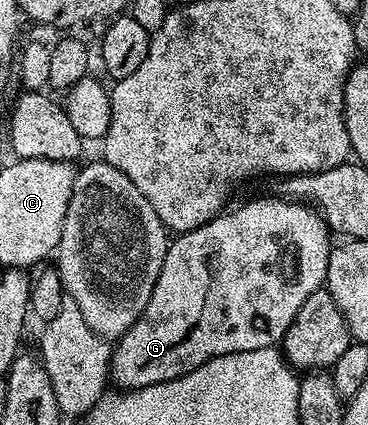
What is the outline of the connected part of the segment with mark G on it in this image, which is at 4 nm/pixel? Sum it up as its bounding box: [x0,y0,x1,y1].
[110,198,334,389]

